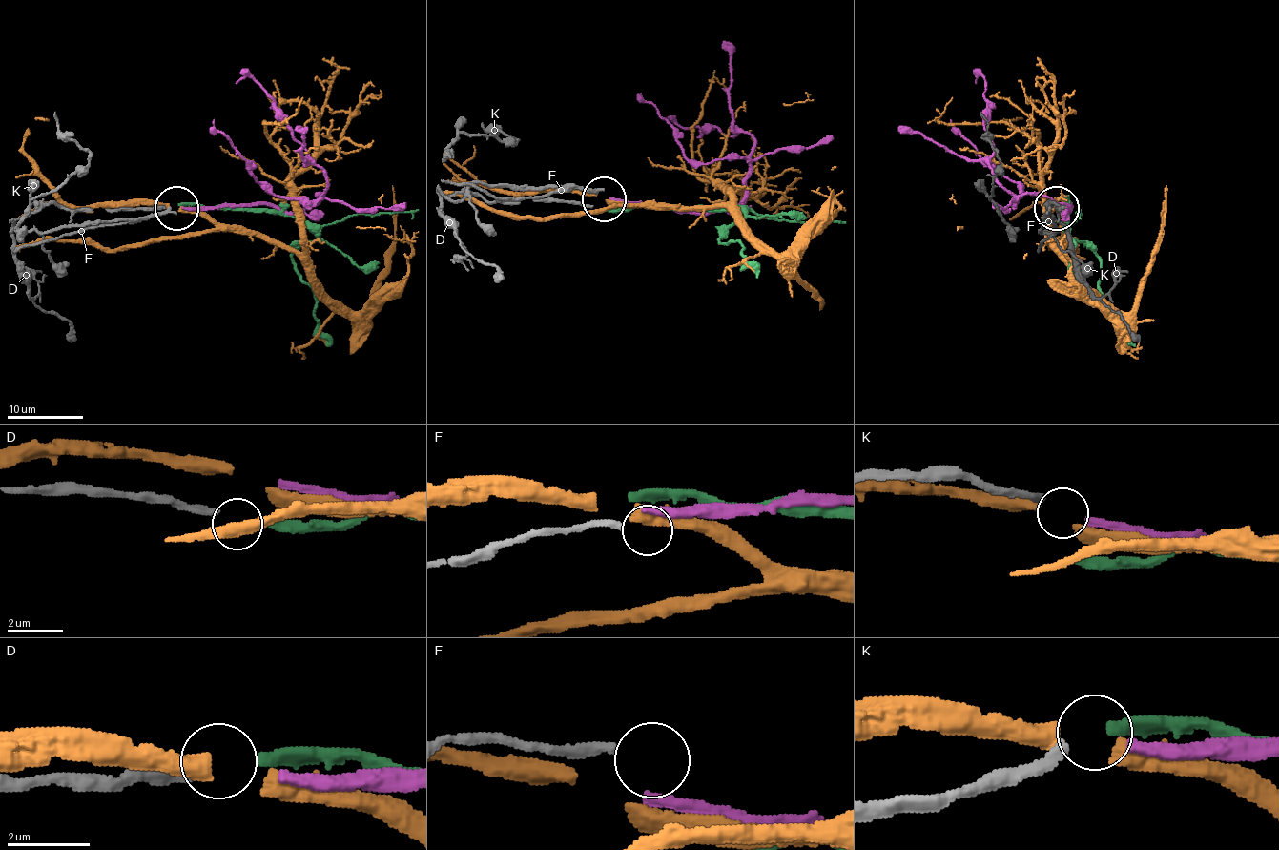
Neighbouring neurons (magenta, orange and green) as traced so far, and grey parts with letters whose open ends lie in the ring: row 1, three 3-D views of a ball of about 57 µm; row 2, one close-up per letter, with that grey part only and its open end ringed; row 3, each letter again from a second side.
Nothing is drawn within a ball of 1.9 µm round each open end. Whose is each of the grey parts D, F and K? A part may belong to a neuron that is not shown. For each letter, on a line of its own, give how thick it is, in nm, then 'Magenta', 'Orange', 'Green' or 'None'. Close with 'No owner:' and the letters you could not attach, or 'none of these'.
D: Thickness 320 nm. Green
F: Thickness 240 nm. None
K: Thickness 280 nm. Magenta
No owner: F

